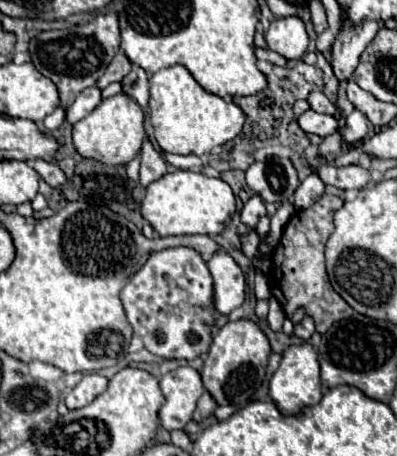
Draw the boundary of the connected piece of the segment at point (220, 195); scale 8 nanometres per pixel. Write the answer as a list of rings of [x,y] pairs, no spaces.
[[[175,170],[147,186],[143,204],[143,218],[161,234],[207,234],[217,236],[225,230],[225,222],[235,214],[235,194],[221,178],[207,178],[193,170]]]

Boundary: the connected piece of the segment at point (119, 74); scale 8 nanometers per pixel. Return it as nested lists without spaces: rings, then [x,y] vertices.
[[[117,52],[117,56],[113,58],[113,62],[107,66],[105,74],[99,78],[97,86],[99,86],[99,88],[105,88],[105,86],[109,86],[111,82],[121,82],[121,80],[131,72],[131,68],[133,68],[131,60],[129,60],[123,52]]]

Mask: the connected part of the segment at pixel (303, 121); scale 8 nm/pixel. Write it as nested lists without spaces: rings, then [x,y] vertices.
[[[307,110],[299,116],[299,126],[307,132],[307,134],[317,134],[321,138],[333,134],[337,130],[337,120],[333,116],[327,114],[319,114],[313,110]]]

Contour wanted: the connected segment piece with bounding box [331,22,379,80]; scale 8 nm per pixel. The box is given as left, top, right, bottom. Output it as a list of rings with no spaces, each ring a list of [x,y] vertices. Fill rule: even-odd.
[[[363,22],[363,26],[343,26],[333,44],[333,72],[339,80],[349,80],[365,46],[375,38],[377,22]]]

